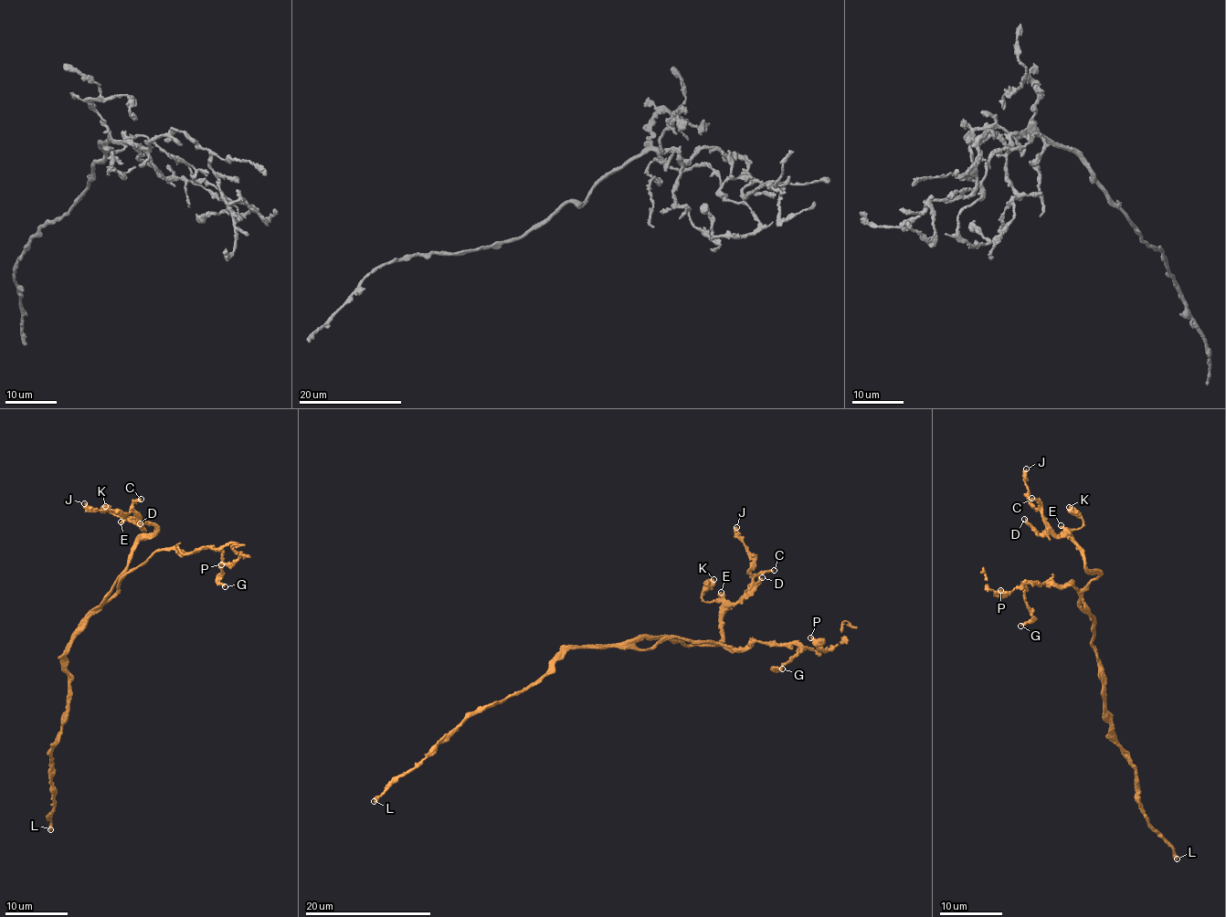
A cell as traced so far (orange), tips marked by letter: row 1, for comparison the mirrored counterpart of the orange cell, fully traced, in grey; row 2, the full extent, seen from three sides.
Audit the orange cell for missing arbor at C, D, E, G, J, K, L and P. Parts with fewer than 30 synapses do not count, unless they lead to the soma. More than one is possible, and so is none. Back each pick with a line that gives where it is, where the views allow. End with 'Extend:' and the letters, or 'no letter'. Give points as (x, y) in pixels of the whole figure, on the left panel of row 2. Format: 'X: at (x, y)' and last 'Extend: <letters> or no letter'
Extend: no letter

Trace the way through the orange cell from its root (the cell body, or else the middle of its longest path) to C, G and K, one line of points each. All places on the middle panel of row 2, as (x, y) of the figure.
C: (591, 646), (659, 637), (689, 646), (714, 643), (723, 637), (723, 610), (747, 593), (758, 574), (774, 570)
G: (591, 646), (663, 635), (710, 639), (743, 650), (756, 641), (797, 645), (798, 652), (776, 669), (782, 669)
K: (591, 646), (659, 637), (689, 646), (714, 643), (723, 637), (721, 603), (702, 600), (702, 595), (713, 579)

